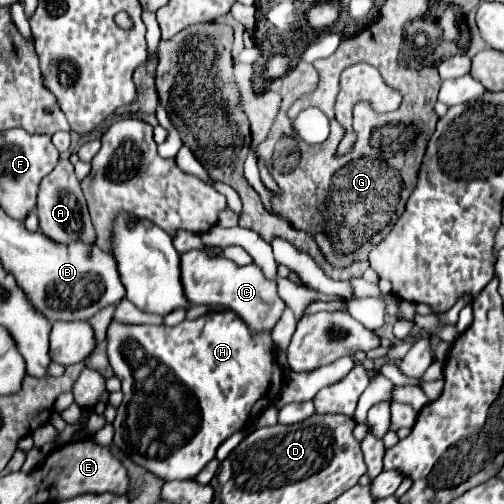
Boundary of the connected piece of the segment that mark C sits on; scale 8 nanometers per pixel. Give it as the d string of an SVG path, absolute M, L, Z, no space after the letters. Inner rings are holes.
M189 250L181 254L181 280L191 304L223 304L255 330L273 328L287 308L277 294L277 282L267 278L257 264L237 266L223 256L211 258L205 250Z

